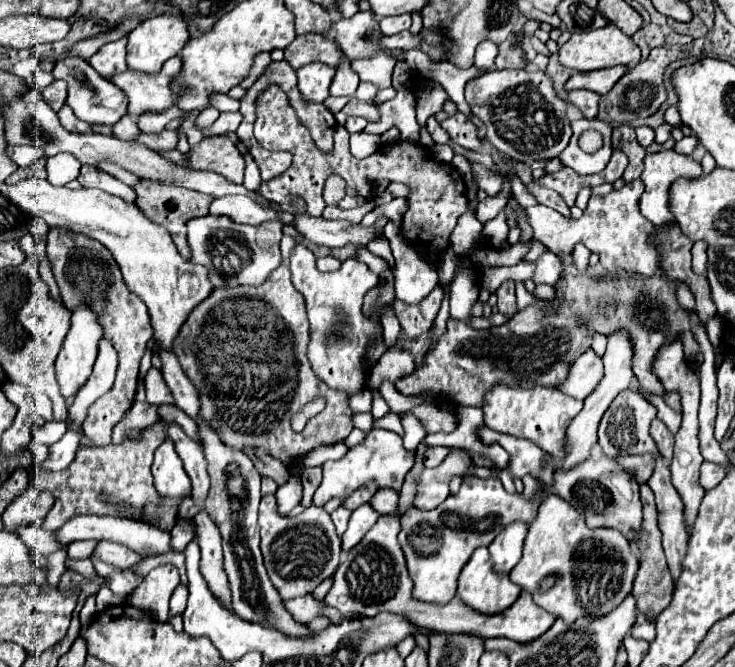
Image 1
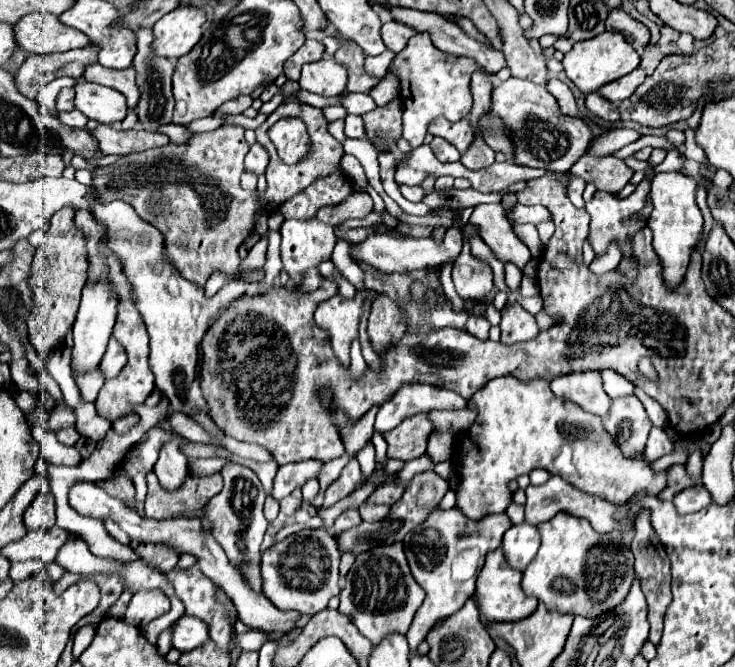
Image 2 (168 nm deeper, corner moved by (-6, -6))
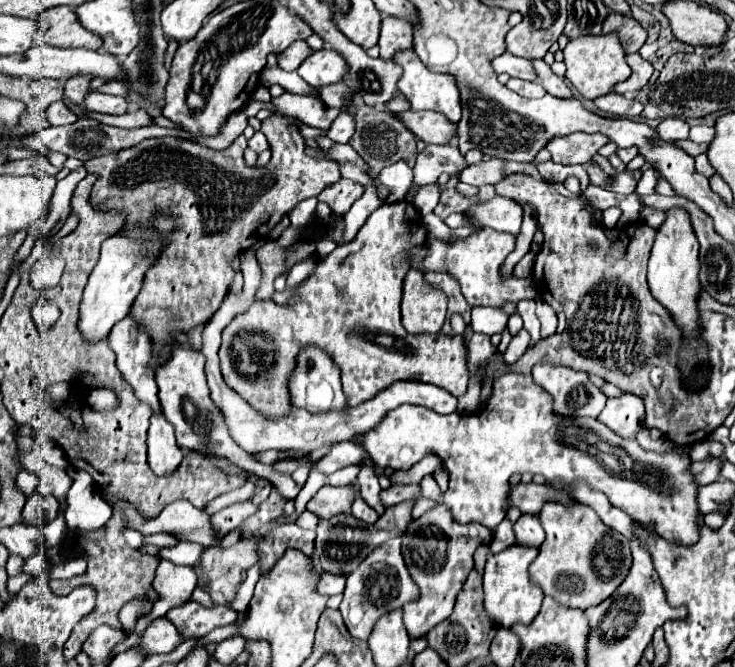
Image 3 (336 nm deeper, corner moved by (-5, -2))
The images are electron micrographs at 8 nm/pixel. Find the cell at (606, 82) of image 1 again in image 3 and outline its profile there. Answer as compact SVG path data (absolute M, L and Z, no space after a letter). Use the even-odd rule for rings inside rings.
M639 53L627 55L627 65L633 69L631 77L629 77L627 81L615 85L615 89L613 89L615 93L621 93L621 95L629 95L629 93L633 93L633 91L643 89L643 87L649 83L651 75L653 75L651 63L649 63L649 61L643 61L643 59L639 57Z

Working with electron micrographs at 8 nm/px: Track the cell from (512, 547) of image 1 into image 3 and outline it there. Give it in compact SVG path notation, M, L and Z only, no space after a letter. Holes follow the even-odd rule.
M521 515L519 521L513 527L515 527L517 541L521 545L539 547L543 543L543 539L545 539L545 531L543 531L537 515Z

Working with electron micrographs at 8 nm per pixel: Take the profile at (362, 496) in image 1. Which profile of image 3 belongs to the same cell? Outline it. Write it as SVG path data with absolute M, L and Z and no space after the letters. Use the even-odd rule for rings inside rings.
M391 485L389 489L381 491L381 501L385 507L393 507L403 501L417 501L419 497L421 497L419 485Z

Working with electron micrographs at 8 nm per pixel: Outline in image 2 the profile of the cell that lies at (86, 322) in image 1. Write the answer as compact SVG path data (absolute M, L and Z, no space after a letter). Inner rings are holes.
M92 283L86 285L82 289L82 301L80 301L80 309L76 313L76 321L74 321L74 349L72 349L72 367L78 375L90 373L94 369L98 369L108 339L112 335L112 327L114 327L114 319L116 319L116 303L118 297L116 293L110 289L108 283Z

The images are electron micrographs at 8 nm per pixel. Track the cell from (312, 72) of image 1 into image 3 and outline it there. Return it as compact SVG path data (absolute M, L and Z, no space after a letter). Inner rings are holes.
M319 49L313 51L297 69L297 73L313 87L339 83L345 75L347 63L345 59L333 49Z

